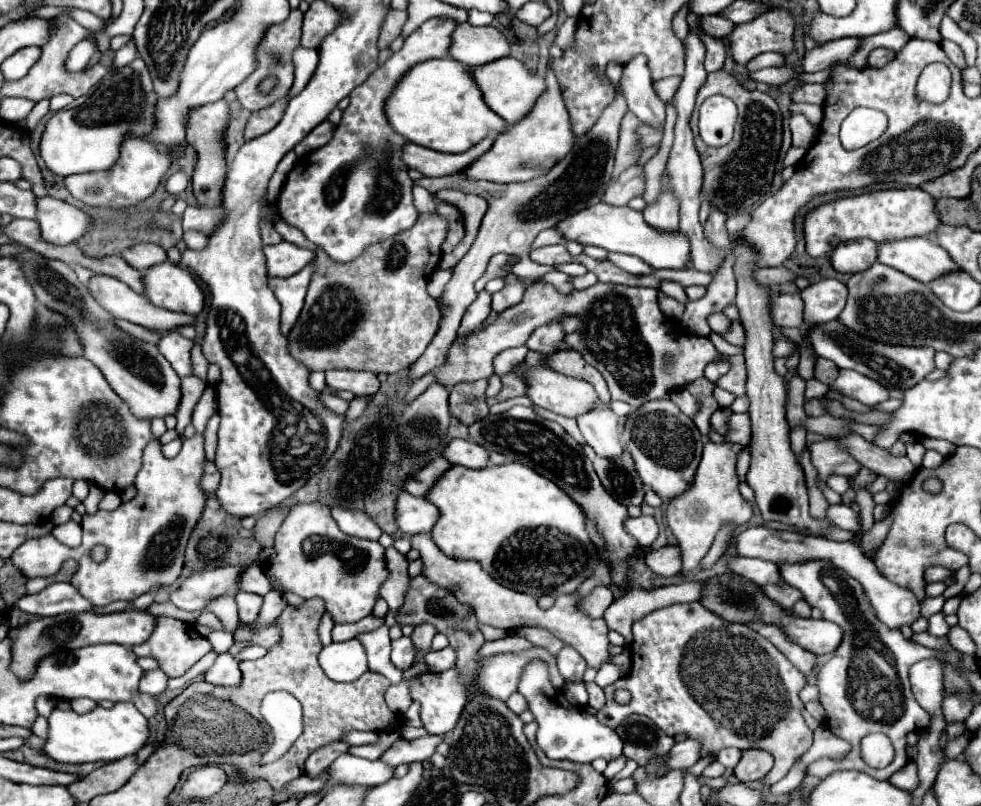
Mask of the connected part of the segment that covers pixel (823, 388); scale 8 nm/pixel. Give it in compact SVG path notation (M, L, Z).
M811 379L807 381L807 391L805 391L805 399L813 399L813 397L823 397L827 393L827 385L819 383L817 379Z

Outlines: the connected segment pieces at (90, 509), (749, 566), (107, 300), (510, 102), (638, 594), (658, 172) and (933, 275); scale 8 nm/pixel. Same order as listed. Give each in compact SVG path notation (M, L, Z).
M89 483L89 494L83 501L87 514L94 514L98 511L98 505L101 499L103 499L103 495L105 495L105 493L103 493L97 485Z
M731 557L727 559L727 567L753 581L753 583L759 583L759 585L765 585L765 583L779 583L781 581L781 575L779 575L779 569L775 563L771 561L765 561L765 559L757 559L757 557Z
M97 275L91 279L89 283L89 291L91 295L101 301L101 305L113 313L117 319L125 319L129 323L135 323L135 325L141 325L143 329L153 329L153 333L169 333L169 331L175 331L179 327L185 327L185 325L195 325L195 317L193 315L185 315L185 313L173 313L173 311L167 311L167 309L161 309L161 307L155 307L153 303L145 301L143 295L135 293L131 287L127 287L125 283L121 283L119 279L115 277L109 277L109 275Z
M505 57L505 59L497 59L489 65L483 67L475 67L473 77L477 81L477 85L481 87L485 101L491 105L491 109L495 109L497 115L501 115L509 125L515 125L517 121L521 121L537 103L537 99L547 91L545 79L541 79L539 75L535 75L525 63L513 59L513 57Z
M693 579L693 581L683 581L679 585L651 589L651 591L633 589L625 597L609 605L609 609L605 611L607 627L627 637L627 645L629 645L631 643L631 623L667 605L683 603L683 601L697 601L697 597L701 597L701 585L705 585L705 581Z
M669 105L666 107L664 135L660 143L660 150L644 165L646 187L643 198L647 205L653 203L661 192L662 173L674 141L675 119L677 119L677 111L675 111L675 107Z
M911 237L891 243L879 243L879 263L885 263L909 277L929 285L945 273L961 271L961 267L929 237Z

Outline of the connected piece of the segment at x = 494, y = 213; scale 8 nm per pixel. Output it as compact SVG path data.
M617 95L613 105L609 105L603 111L603 115L595 123L595 127L589 133L585 133L583 137L577 137L575 149L563 161L559 161L549 173L535 177L527 183L499 185L493 181L477 181L467 175L451 175L451 177L437 177L437 179L421 177L419 179L419 185L425 187L429 193L437 193L439 189L449 187L449 189L459 189L465 193L481 195L487 201L489 209L481 221L479 235L477 235L475 243L471 245L469 253L453 267L453 277L445 285L445 291L439 299L441 325L437 329L437 337L433 337L433 341L429 343L429 349L425 349L425 353L411 365L409 379L419 379L419 377L435 371L445 361L449 345L457 337L457 329L461 325L463 313L477 297L477 291L473 289L473 285L485 273L485 267L493 255L497 255L497 253L509 253L509 255L519 255L519 257L529 255L531 243L543 229L555 227L557 221L563 221L565 217L569 217L581 209L587 209L589 205L597 205L597 201L603 199L605 189L611 181L613 157L615 157L617 137L619 137L619 123L621 123L621 117L625 115L625 111L627 111L625 97Z

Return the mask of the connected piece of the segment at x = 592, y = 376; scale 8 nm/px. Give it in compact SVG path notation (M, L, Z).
M563 349L563 351L555 353L555 355L551 355L549 359L543 359L539 353L537 353L537 355L535 355L535 353L529 353L527 359L525 359L527 365L537 365L537 363L541 363L541 361L545 361L545 365L549 365L549 367L551 367L553 371L557 371L557 373L563 373L563 375L575 377L575 379L589 381L589 383L595 387L599 399L605 403L605 393L607 393L607 389L605 389L605 379L601 377L601 373L599 373L595 367L587 365L585 359L583 359L577 351L573 351L573 349Z

